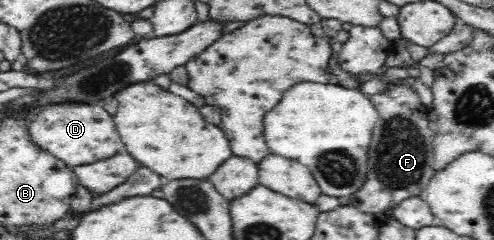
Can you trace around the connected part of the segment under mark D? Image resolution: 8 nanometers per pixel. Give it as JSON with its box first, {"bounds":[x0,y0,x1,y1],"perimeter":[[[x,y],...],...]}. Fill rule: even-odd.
{"bounds":[26,103,125,167],"perimeter":[[[98,103],[42,107],[36,119],[27,123],[26,130],[27,138],[34,147],[70,167],[104,159],[115,151],[125,151],[114,118]]]}

